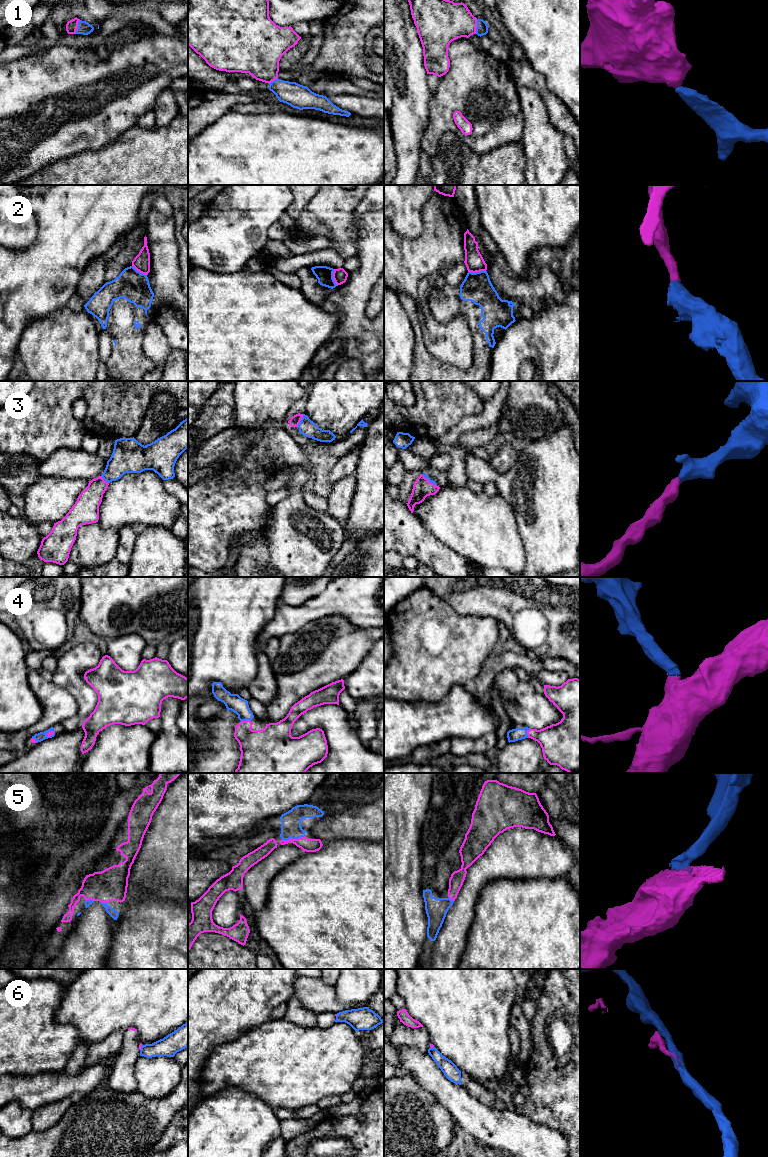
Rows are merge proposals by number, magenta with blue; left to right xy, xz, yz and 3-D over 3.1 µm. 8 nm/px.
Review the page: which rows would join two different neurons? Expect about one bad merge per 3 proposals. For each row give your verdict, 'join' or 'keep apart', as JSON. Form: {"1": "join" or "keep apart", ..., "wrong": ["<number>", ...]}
{"1": "join", "2": "keep apart", "3": "join", "4": "join", "5": "join", "6": "keep apart", "wrong": ["2", "6"]}

